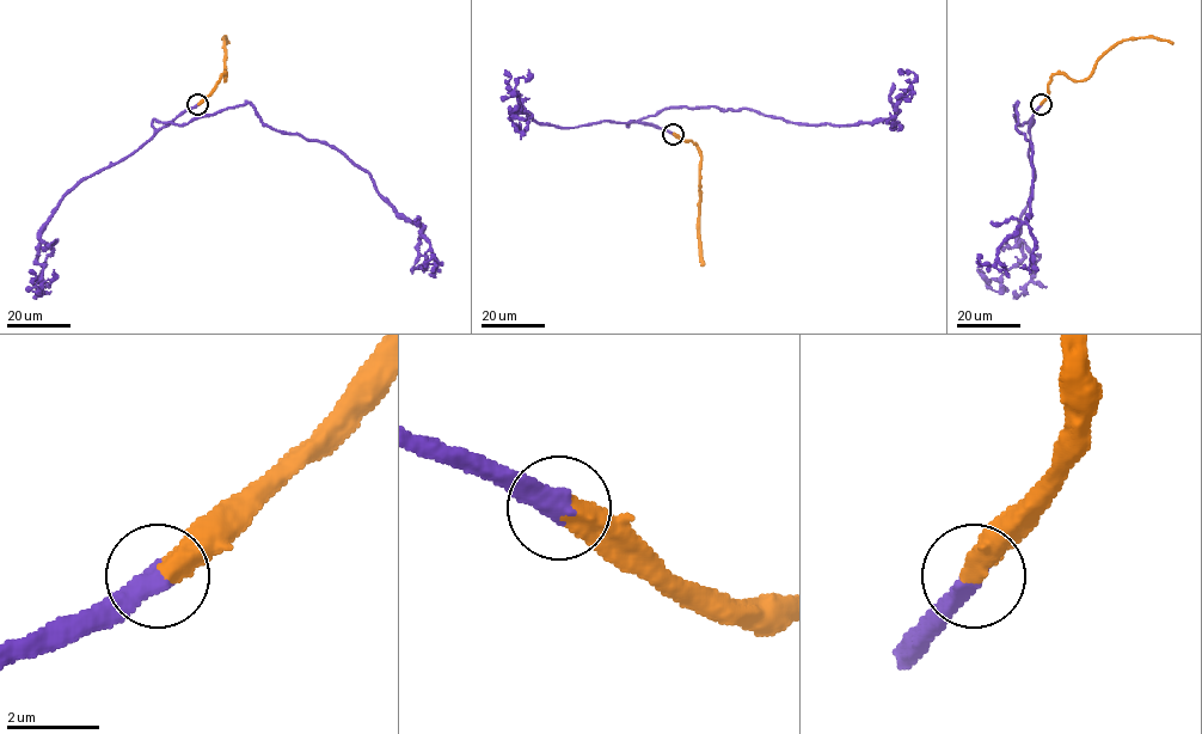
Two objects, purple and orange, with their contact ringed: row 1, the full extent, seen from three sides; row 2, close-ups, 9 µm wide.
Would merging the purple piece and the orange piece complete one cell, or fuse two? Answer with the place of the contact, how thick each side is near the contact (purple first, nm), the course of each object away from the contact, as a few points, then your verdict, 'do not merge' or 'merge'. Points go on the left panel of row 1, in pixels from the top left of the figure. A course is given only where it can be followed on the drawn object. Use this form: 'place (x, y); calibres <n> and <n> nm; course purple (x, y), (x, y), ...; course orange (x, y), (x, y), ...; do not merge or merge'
place (197, 104); calibres 480 and 480 nm; course purple (197, 104), (153, 127), (249, 103), (275, 129), (332, 145), (423, 226), (441, 264), (429, 267); course orange (197, 104), (222, 74), (226, 80), (225, 37), (227, 42); merge

